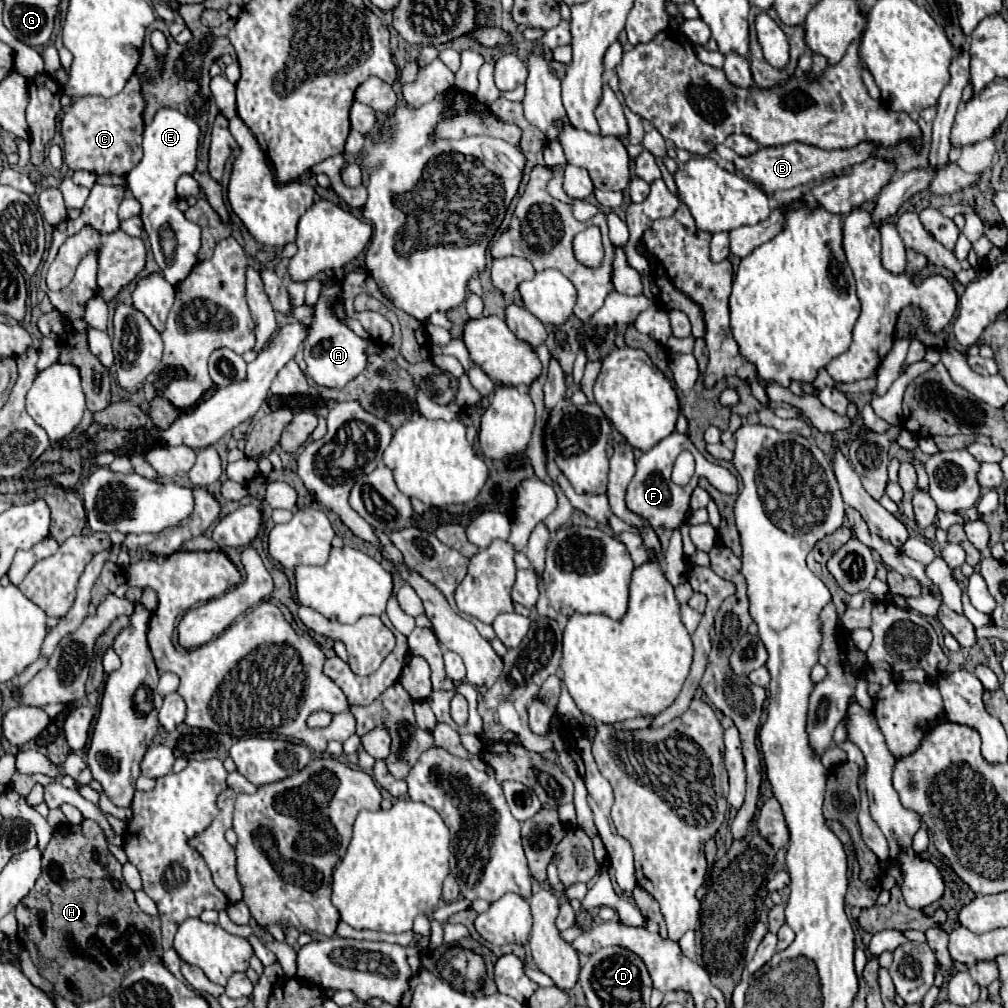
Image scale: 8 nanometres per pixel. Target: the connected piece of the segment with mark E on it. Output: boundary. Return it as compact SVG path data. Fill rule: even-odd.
M160 107L156 111L152 123L146 125L146 129L144 129L144 145L142 145L144 157L126 175L130 193L142 205L140 219L150 237L154 259L156 259L158 267L162 269L164 279L170 285L176 285L176 283L180 283L180 279L186 279L190 275L192 267L198 263L202 229L184 217L184 213L178 209L178 197L176 197L178 177L184 173L194 173L194 169L196 169L198 135L200 135L200 127L196 125L196 121L184 117L176 109Z

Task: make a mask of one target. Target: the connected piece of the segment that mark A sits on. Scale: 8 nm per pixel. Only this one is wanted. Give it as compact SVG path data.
M326 281L320 291L320 299L314 307L314 319L308 329L308 337L304 343L304 359L306 359L306 371L314 379L316 385L320 387L330 387L330 389L340 389L346 387L360 371L364 371L364 363L368 361L368 351L380 353L368 339L358 337L352 329L342 325L334 315L332 315L332 303L334 297L338 297L340 285L338 281Z

